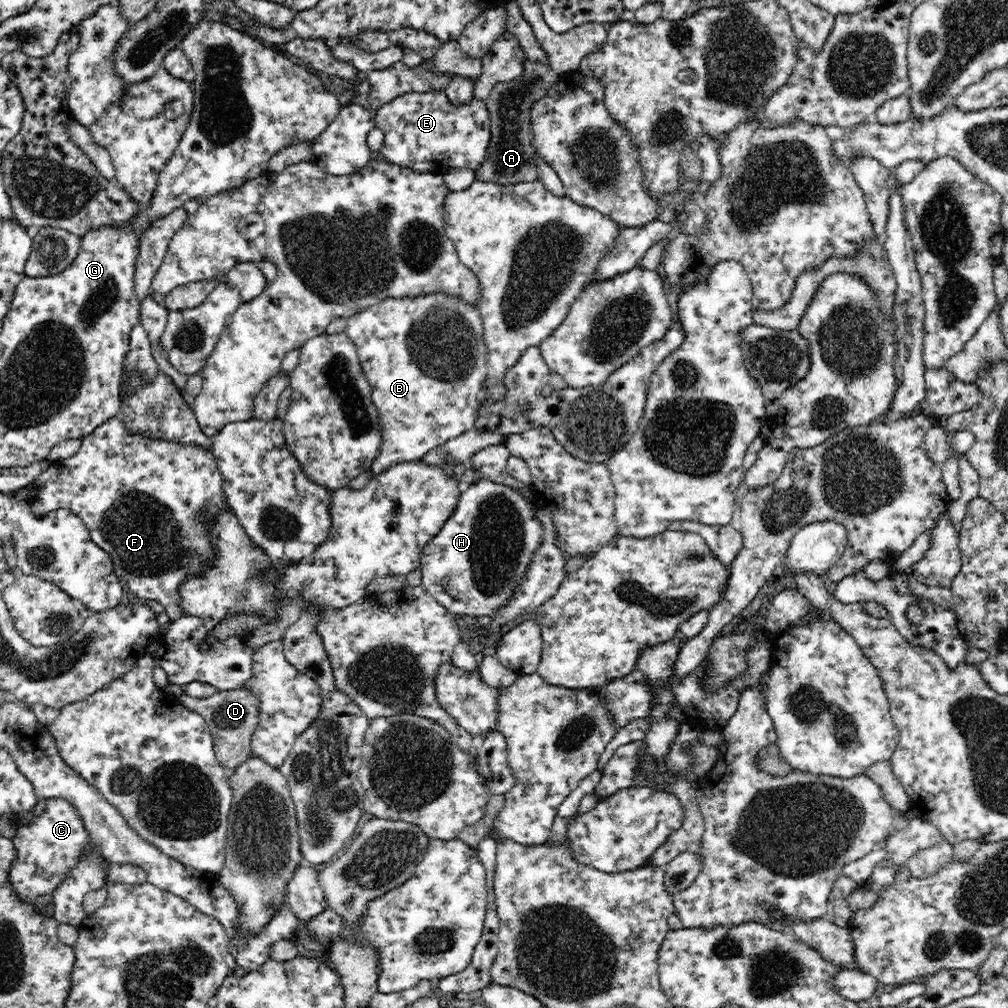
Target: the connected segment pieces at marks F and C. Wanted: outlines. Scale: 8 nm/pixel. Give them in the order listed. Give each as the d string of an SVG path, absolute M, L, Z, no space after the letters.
M116 416L83 438L76 454L53 461L48 470L41 472L27 486L29 496L26 502L35 515L44 516L53 510L68 509L82 518L92 541L112 555L114 573L121 582L126 582L136 596L160 603L170 622L183 615L179 586L187 578L201 575L213 564L215 552L209 539L209 520L222 509L230 511L222 483L222 473L212 449L207 452L198 446L130 437Z
M53 798L50 801L38 800L32 810L32 824L15 830L12 838L17 848L18 859L12 867L12 887L25 903L34 905L36 897L43 894L53 894L53 890L64 878L64 873L79 859L84 848L94 847L83 828L78 811L63 798Z

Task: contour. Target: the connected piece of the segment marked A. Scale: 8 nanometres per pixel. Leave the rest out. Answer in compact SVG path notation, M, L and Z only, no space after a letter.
M526 59L522 78L494 85L490 94L485 98L486 107L490 113L492 140L488 146L486 161L480 164L478 170L475 171L478 180L504 186L539 180L539 172L536 168L536 150L530 139L531 108L540 98L545 99L547 90L559 79L560 75L552 70L550 65L538 65Z

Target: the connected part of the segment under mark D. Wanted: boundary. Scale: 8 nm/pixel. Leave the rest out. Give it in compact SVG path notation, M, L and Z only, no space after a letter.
M247 689L217 690L208 698L194 698L182 692L182 706L203 716L213 737L213 749L218 762L228 771L236 769L251 756L251 736L258 724L258 701Z

